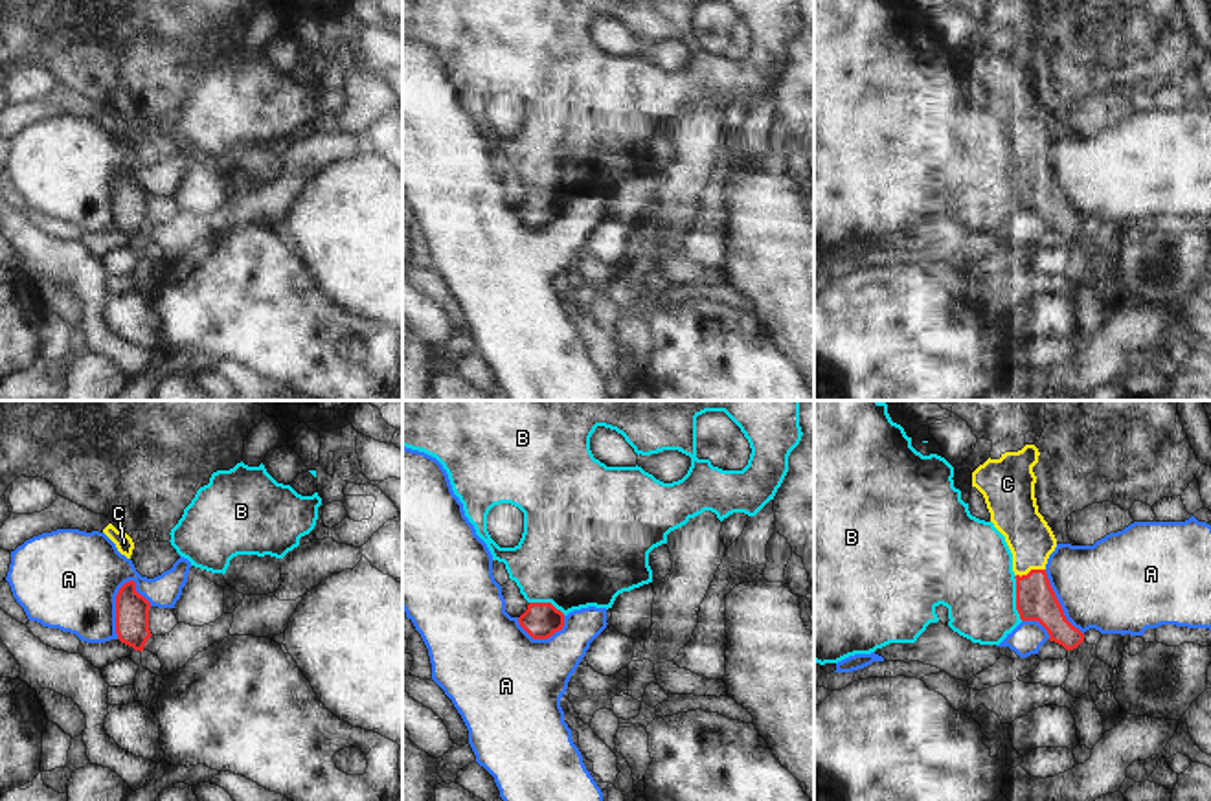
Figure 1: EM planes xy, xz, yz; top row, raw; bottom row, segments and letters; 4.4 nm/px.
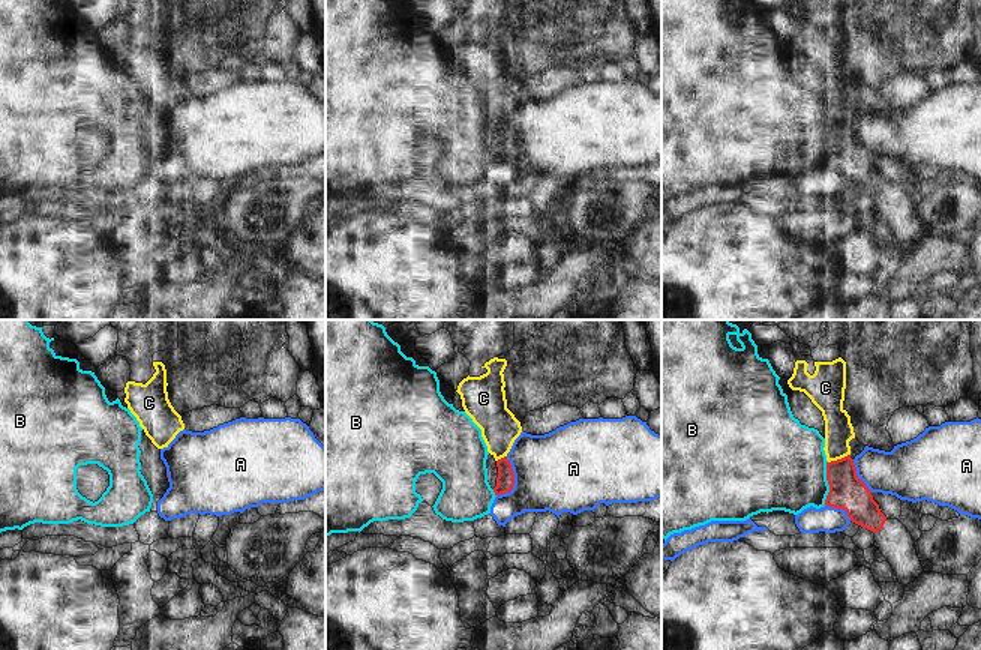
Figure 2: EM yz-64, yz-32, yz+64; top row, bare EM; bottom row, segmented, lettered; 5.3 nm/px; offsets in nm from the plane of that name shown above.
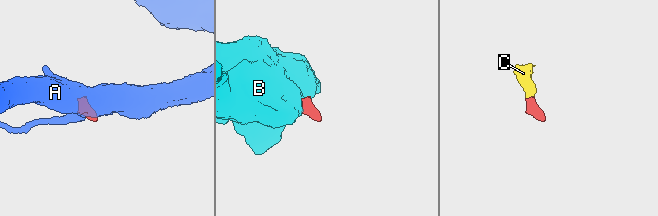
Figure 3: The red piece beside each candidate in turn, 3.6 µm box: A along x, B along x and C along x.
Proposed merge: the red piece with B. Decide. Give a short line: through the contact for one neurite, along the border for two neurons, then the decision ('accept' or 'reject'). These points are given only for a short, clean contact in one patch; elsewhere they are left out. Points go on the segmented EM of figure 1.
line yz (1015, 575), (1015, 609), (1022, 620); reject

